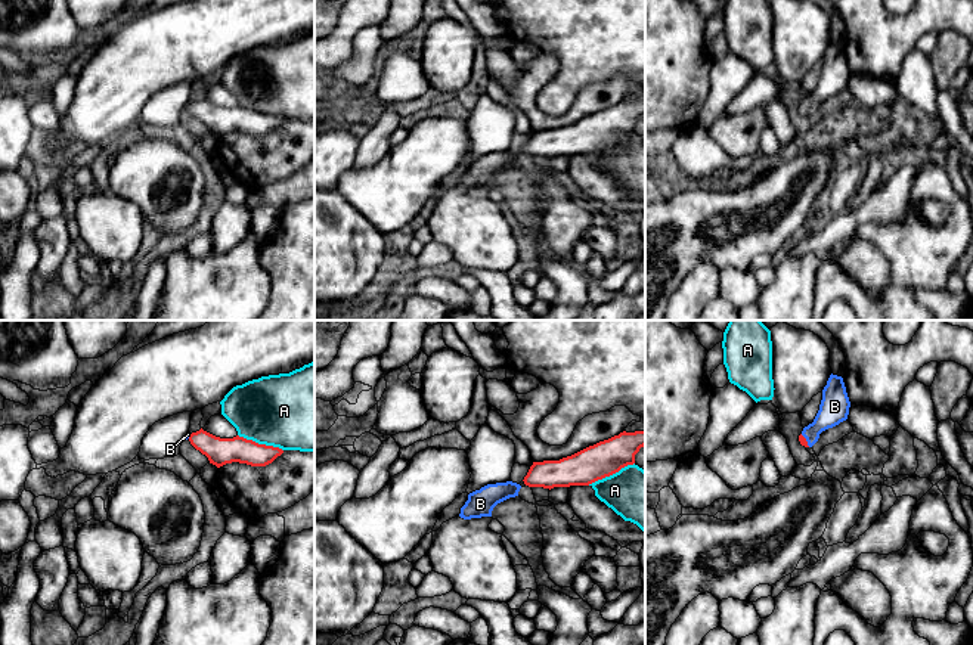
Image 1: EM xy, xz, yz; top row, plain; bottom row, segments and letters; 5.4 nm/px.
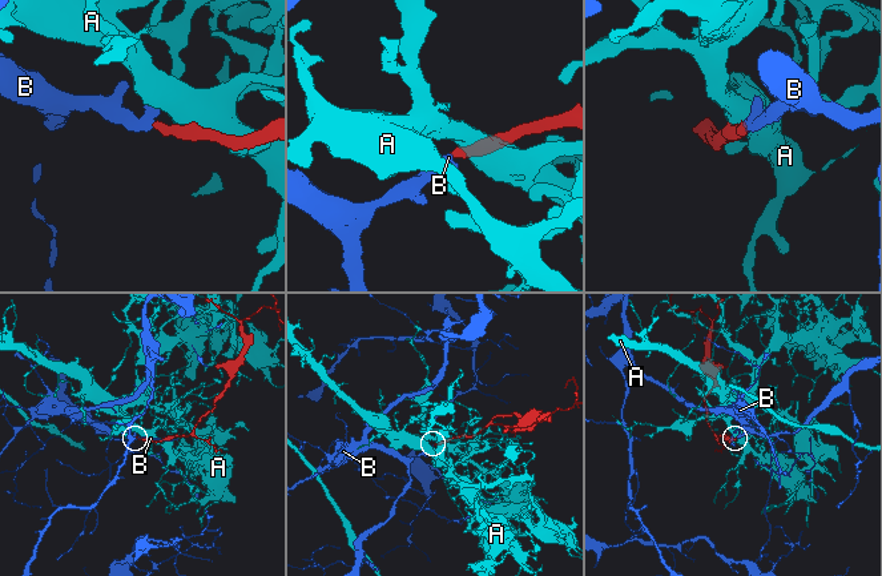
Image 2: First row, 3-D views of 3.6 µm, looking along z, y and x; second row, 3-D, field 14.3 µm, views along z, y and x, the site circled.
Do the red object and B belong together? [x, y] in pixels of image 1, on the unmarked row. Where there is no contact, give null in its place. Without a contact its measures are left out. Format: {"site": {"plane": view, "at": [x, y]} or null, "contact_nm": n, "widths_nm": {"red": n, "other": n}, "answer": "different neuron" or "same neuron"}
{"site": {"plane": "yz", "at": [805, 109]}, "contact_nm": 90, "widths_nm": {"red": 40, "other": 160}, "answer": "same neuron"}

